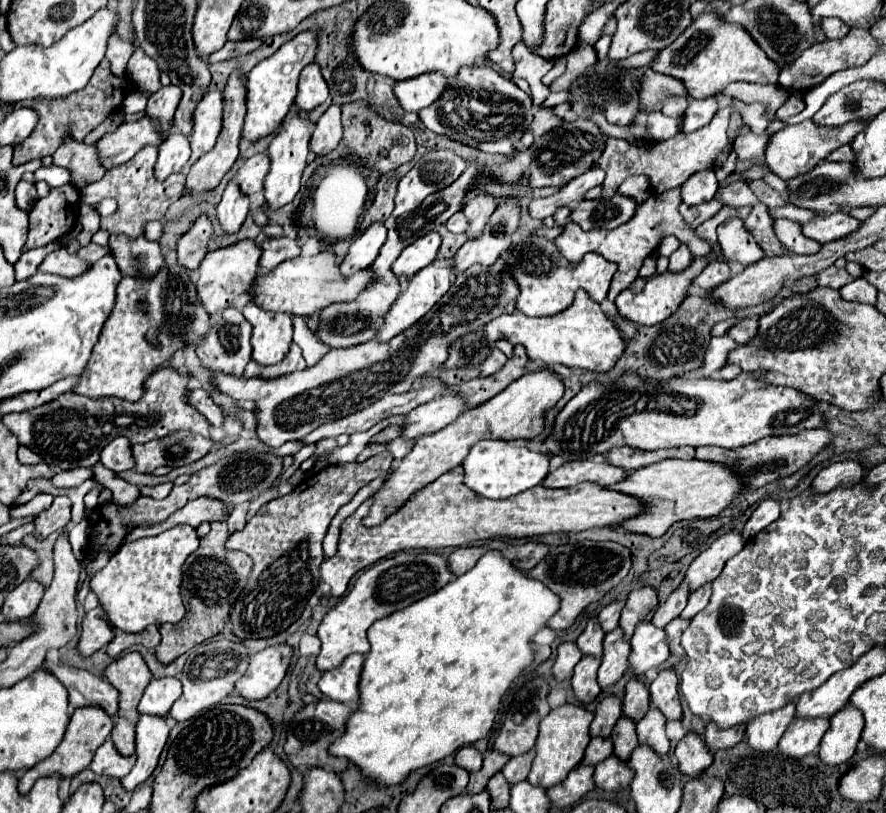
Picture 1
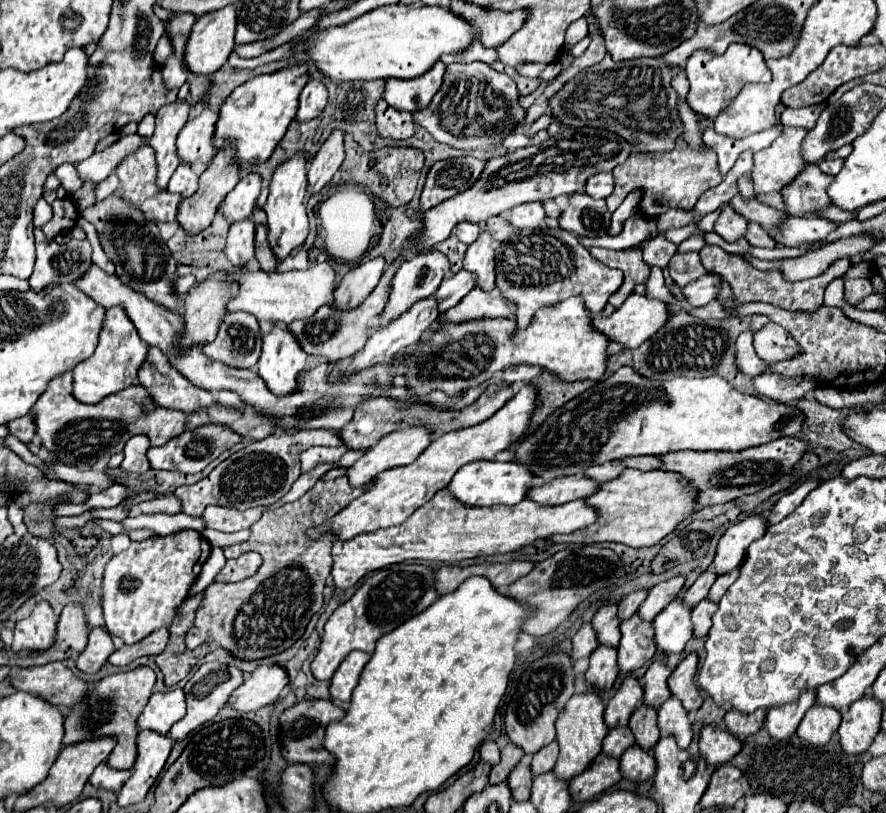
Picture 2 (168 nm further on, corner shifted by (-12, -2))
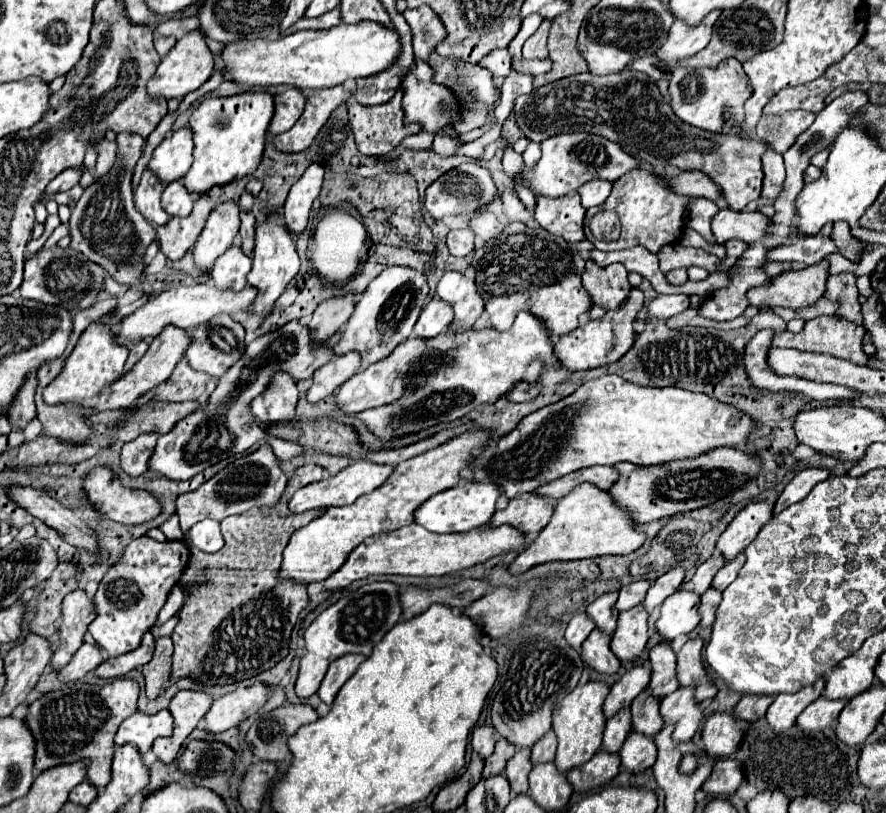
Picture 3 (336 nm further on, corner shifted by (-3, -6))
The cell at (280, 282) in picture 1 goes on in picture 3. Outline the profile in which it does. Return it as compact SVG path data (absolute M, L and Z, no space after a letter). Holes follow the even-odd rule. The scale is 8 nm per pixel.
M212 283L168 289L168 291L162 291L160 295L156 295L154 299L150 299L148 303L144 303L142 307L138 307L134 313L126 315L120 321L120 327L116 327L114 337L116 337L118 345L128 345L132 341L160 335L166 325L174 325L180 329L194 329L194 325L200 325L202 321L210 321L210 317L214 317L218 313L238 315L238 313L242 313L242 309L246 309L246 305L250 305L250 301L254 301L254 289L250 289L250 287L244 287L240 293L226 293L226 291L214 289Z

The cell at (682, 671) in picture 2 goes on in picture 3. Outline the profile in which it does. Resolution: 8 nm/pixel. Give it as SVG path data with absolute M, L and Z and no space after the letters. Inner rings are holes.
M690 639L678 653L678 681L684 687L696 689L696 701L712 699L718 687L710 681L702 661L702 639Z

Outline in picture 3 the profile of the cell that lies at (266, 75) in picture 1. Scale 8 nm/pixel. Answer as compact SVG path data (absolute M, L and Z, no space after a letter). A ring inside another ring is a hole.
M246 91L234 97L206 97L192 113L188 129L194 139L194 163L184 175L184 187L202 195L216 185L242 179L258 167L266 143L266 125L274 113L274 99L264 91Z

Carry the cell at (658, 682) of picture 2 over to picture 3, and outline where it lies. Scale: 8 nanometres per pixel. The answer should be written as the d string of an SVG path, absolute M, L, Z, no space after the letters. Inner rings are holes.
M660 643L650 649L650 663L652 663L652 681L650 691L656 697L666 697L680 687L676 679L676 655L670 643Z

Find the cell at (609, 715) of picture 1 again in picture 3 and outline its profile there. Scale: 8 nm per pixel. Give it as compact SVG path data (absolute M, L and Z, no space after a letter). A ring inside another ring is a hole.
M634 665L620 681L616 681L604 701L604 715L612 717L618 709L630 707L632 699L646 689L650 683L650 669L644 665Z

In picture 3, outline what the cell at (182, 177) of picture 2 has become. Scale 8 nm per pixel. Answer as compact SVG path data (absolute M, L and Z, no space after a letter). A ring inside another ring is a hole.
M172 181L170 185L166 185L164 193L162 193L162 209L170 215L170 217L188 217L192 211L192 197L190 193L186 193L182 181Z

